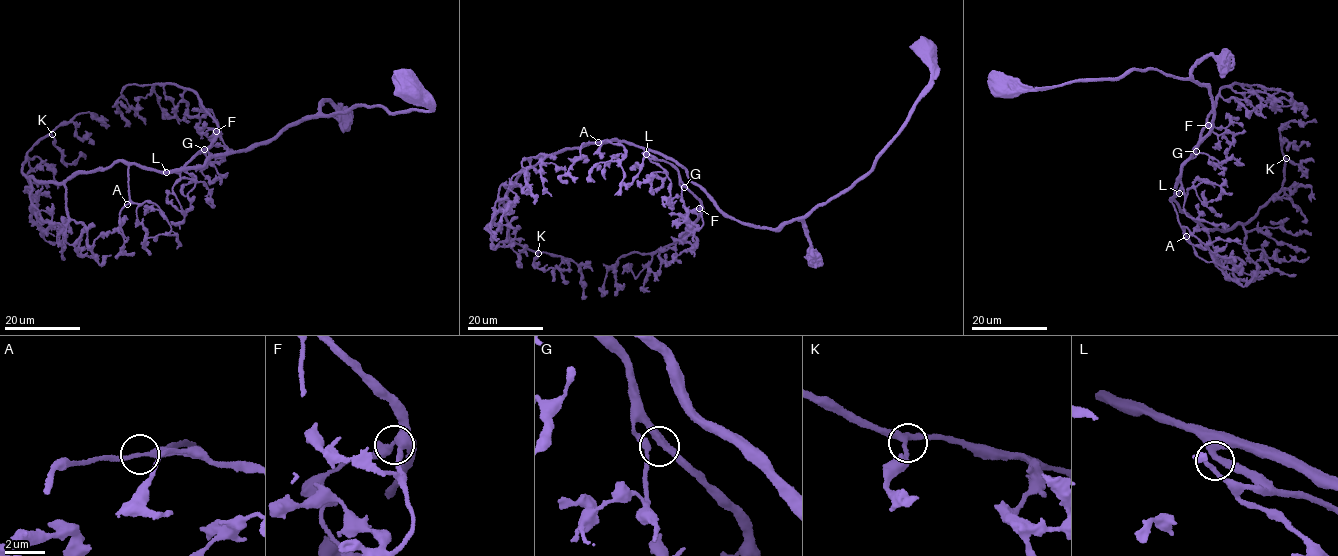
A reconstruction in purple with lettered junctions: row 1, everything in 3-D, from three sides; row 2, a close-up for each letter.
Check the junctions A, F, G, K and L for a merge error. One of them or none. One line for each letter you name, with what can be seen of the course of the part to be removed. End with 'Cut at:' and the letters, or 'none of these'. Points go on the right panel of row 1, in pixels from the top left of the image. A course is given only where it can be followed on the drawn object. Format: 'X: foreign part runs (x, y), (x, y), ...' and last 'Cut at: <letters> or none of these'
Cut at: none of these

